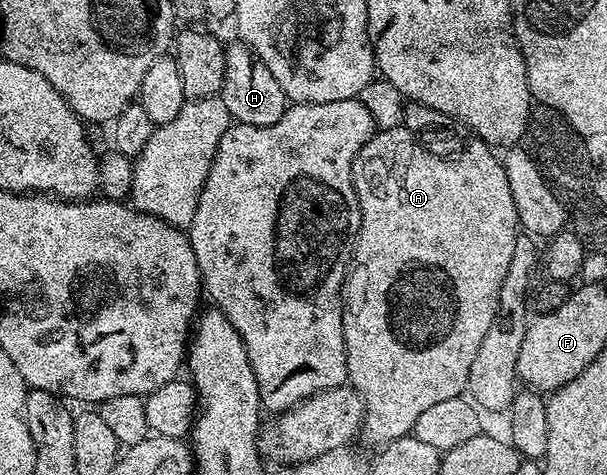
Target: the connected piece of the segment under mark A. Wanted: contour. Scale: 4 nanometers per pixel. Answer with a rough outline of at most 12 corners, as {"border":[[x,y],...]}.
{"border":[[357,152],[361,438],[466,391],[521,234],[500,155]]}

